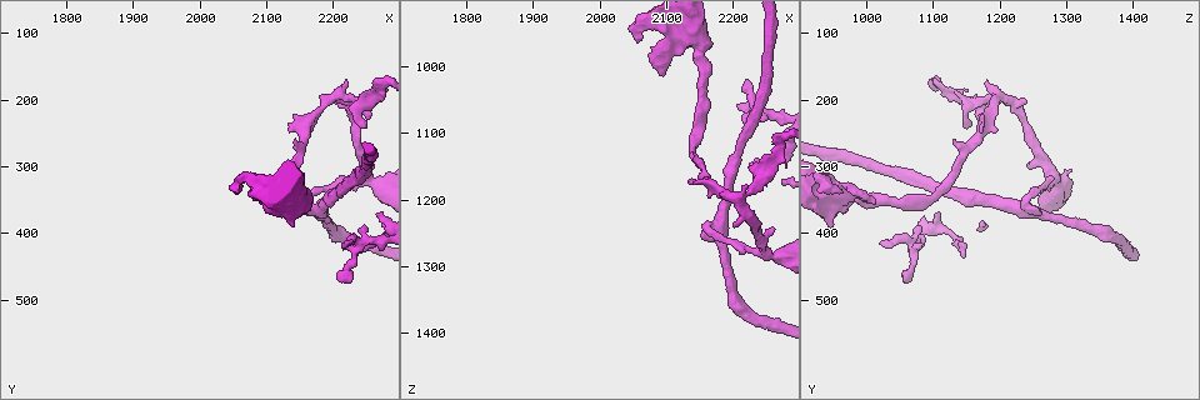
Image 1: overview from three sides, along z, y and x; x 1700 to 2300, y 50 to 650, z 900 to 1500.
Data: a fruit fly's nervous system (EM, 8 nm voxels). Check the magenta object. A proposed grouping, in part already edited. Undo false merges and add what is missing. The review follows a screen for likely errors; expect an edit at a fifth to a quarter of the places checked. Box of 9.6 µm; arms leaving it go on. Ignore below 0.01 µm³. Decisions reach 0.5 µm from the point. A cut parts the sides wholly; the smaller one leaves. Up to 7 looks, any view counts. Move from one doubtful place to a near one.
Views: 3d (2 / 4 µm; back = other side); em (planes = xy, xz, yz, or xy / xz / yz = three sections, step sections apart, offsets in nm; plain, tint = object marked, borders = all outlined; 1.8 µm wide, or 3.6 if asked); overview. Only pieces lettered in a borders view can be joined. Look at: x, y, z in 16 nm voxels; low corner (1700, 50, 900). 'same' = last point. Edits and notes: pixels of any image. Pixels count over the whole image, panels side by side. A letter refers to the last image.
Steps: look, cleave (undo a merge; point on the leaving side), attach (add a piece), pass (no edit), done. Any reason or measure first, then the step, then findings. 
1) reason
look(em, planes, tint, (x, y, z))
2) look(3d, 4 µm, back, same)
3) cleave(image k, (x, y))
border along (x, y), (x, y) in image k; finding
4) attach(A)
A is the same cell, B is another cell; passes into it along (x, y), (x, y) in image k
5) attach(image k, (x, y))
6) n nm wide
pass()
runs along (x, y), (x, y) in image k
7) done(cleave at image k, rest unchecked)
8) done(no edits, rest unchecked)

free end
look(3d, 2 µm, (2225, 420, 1150))

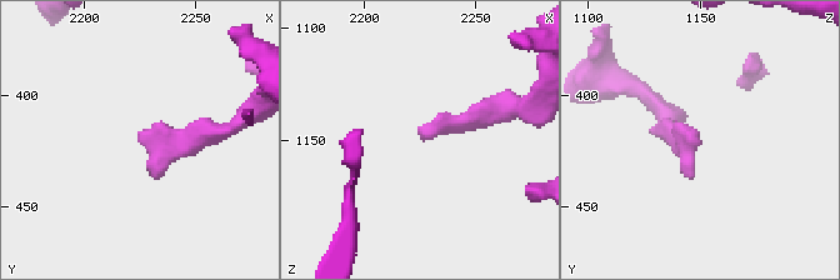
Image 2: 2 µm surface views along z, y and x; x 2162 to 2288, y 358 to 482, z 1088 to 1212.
shape alone is not enough
look(em, xy, step 8, borders, (2227, 420, 1148))

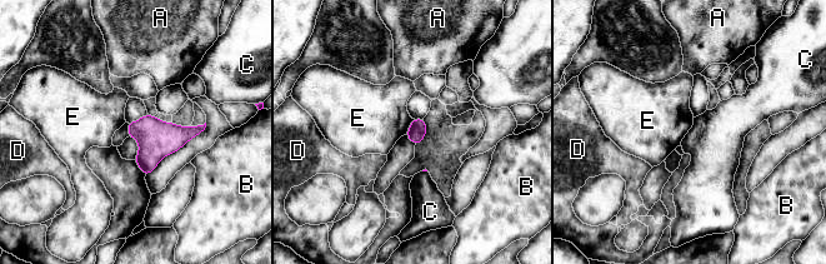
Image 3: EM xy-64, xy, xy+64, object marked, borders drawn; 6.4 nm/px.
look(em, planes, borders, same)

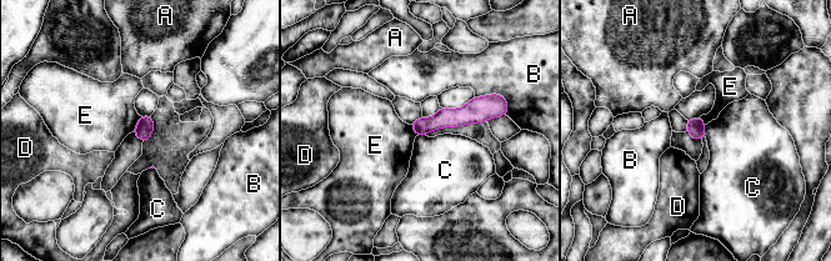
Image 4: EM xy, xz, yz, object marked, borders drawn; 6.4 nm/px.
pass()
A, B, C, D and E are other cells; border along (141, 116), (133, 131) in image 4; no lettered piece goes on from it

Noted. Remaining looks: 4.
look(em, yz, step 16, tint, (2200, 195, 1200))

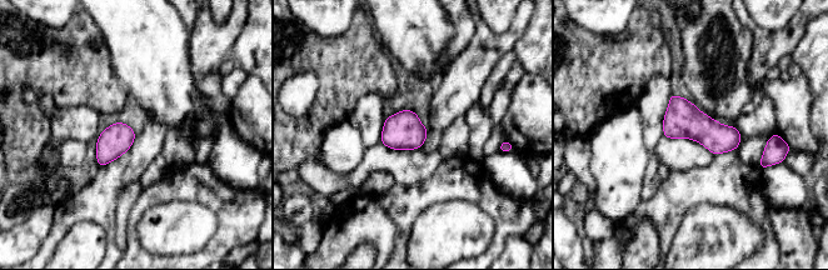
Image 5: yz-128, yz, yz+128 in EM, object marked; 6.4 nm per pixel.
look(em, yz, step 16, borders, same)

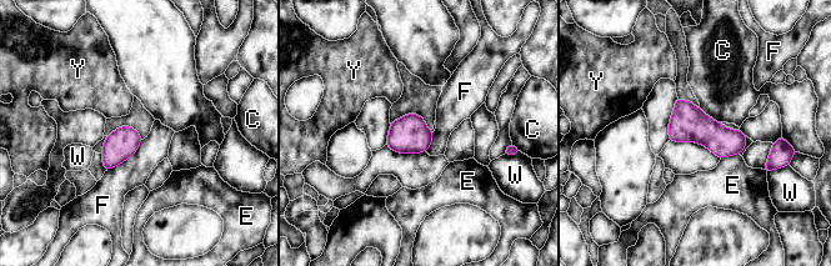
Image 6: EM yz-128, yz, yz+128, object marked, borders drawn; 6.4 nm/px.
pass()
C, E, F, W and Y are other cells; all the same neuron

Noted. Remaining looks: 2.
sharp bend
look(3d, 4 µm, (2175, 360, 1235))

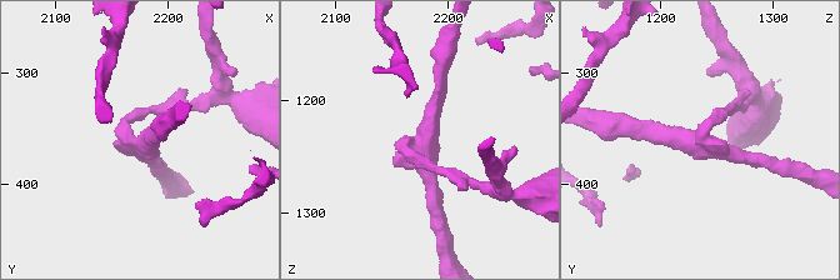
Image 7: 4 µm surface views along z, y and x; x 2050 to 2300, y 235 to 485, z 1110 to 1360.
3 arms
look(em, planes, borders, (2172, 360, 1236))

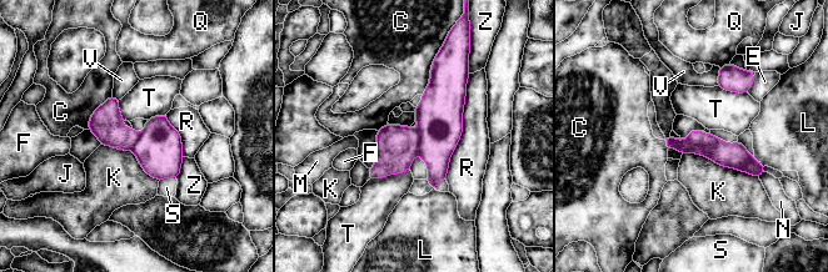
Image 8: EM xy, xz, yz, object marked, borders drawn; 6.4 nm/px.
150 nm wide; R touches over 700 nm
cleave(image 8, (683, 146))
C, E, F, J, K, L, M, N, Q, R, S, T, V and Z are other cells; a second neuron is stuck on

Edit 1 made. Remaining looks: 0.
done(cleave at image 8, rest unchecked)

